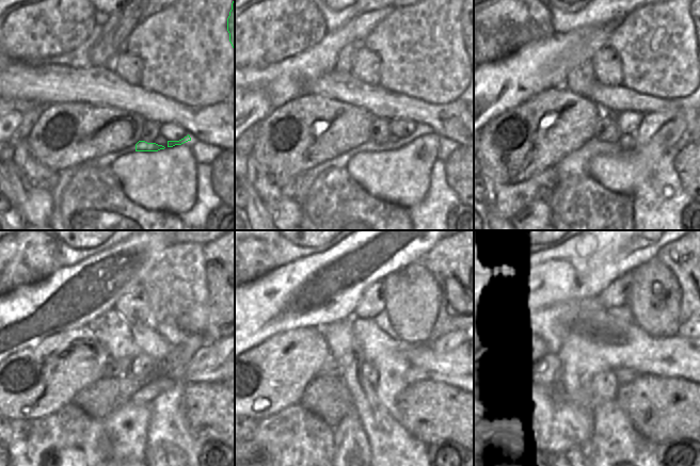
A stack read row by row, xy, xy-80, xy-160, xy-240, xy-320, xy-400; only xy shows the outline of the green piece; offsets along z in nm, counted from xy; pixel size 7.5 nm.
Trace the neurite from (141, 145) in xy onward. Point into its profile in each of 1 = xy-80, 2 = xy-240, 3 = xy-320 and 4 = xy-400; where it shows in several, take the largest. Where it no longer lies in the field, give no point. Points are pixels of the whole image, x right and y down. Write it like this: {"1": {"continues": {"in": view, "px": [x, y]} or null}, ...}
{"1": {"continues": {"in": "xy-80", "px": [420, 129]}}, "2": {"continues": {"in": "xy-240", "px": [178, 356]}}, "3": {"continues": {"in": "xy-320", "px": [451, 261]}}, "4": {"continues": {"in": "xy-400", "px": [690, 258]}}}

